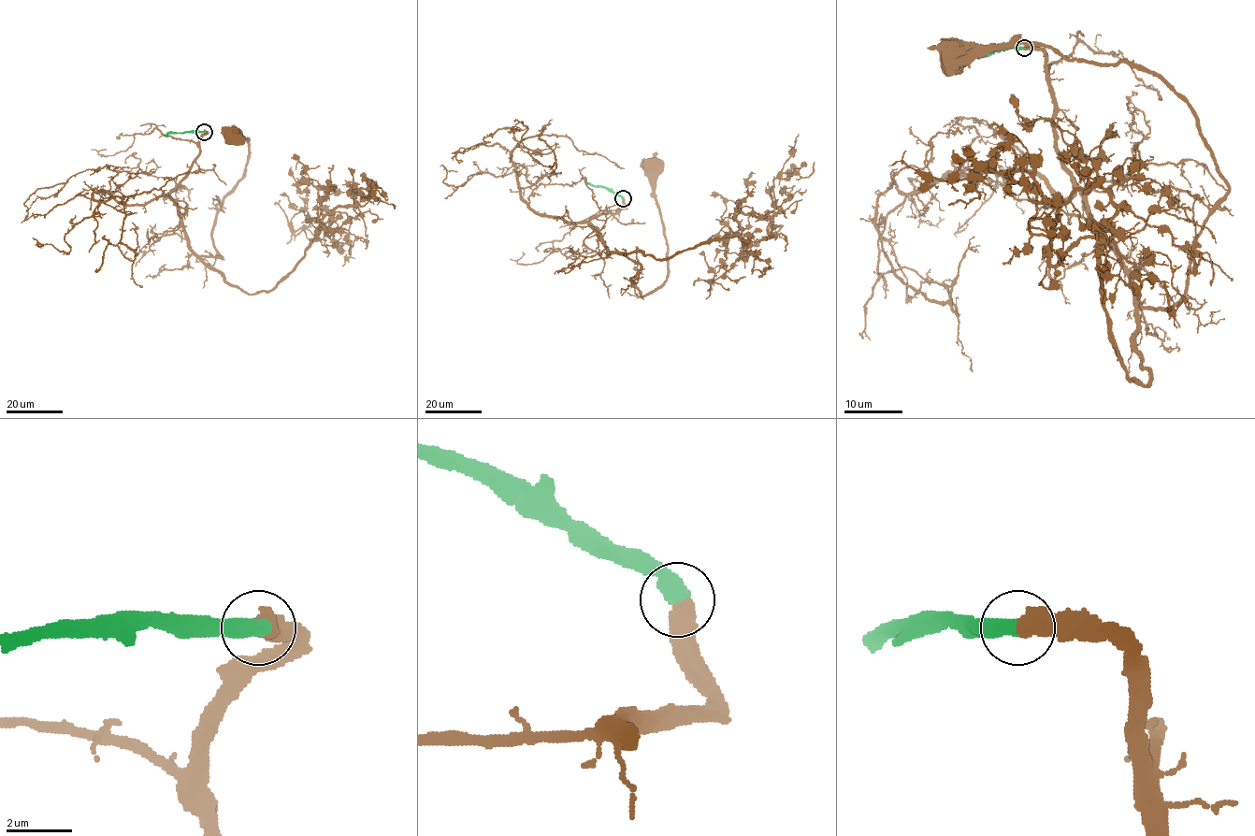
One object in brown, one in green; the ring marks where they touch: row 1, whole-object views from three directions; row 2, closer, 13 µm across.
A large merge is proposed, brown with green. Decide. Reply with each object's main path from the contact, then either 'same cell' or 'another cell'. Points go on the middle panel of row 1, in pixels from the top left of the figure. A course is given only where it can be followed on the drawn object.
course brown (623, 198), (624, 208), (589, 222), (610, 251), (640, 265), (631, 279), (642, 296), (667, 276), (650, 165); course green (623, 198), (604, 188), (590, 185), (584, 176); same cell

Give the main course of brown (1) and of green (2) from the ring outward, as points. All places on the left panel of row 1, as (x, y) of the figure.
1: (204, 132), (170, 193), (199, 255), (222, 256), (214, 222), (248, 157), (248, 138), (231, 136)
2: (204, 132), (171, 133), (165, 136)

